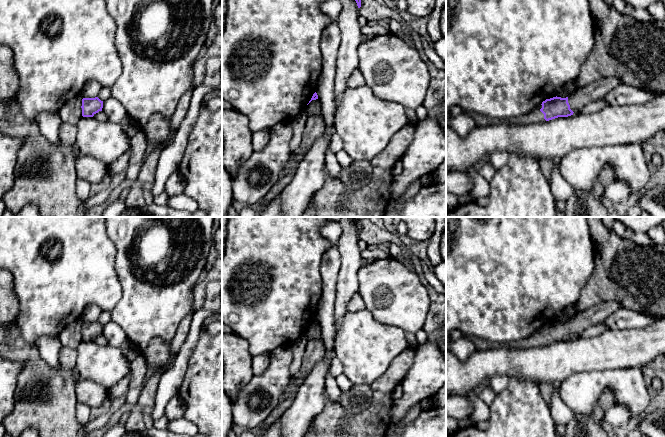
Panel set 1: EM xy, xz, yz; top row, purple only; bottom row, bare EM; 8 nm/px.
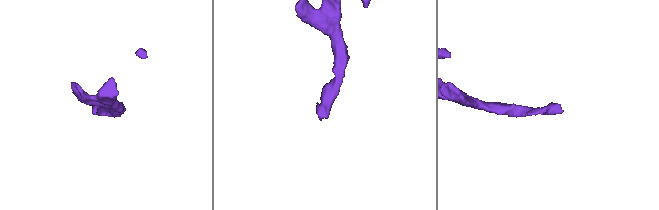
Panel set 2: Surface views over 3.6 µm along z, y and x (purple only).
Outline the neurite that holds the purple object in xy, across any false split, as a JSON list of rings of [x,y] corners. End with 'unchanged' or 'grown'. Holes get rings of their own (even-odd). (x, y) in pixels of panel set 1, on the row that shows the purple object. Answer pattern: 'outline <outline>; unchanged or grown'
outline [[[98,97],[83,98],[81,108],[83,117],[93,117],[96,113],[102,111],[103,101]]]; unchanged

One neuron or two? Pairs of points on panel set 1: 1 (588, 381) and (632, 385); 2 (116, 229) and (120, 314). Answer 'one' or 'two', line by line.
1: one
2: one

